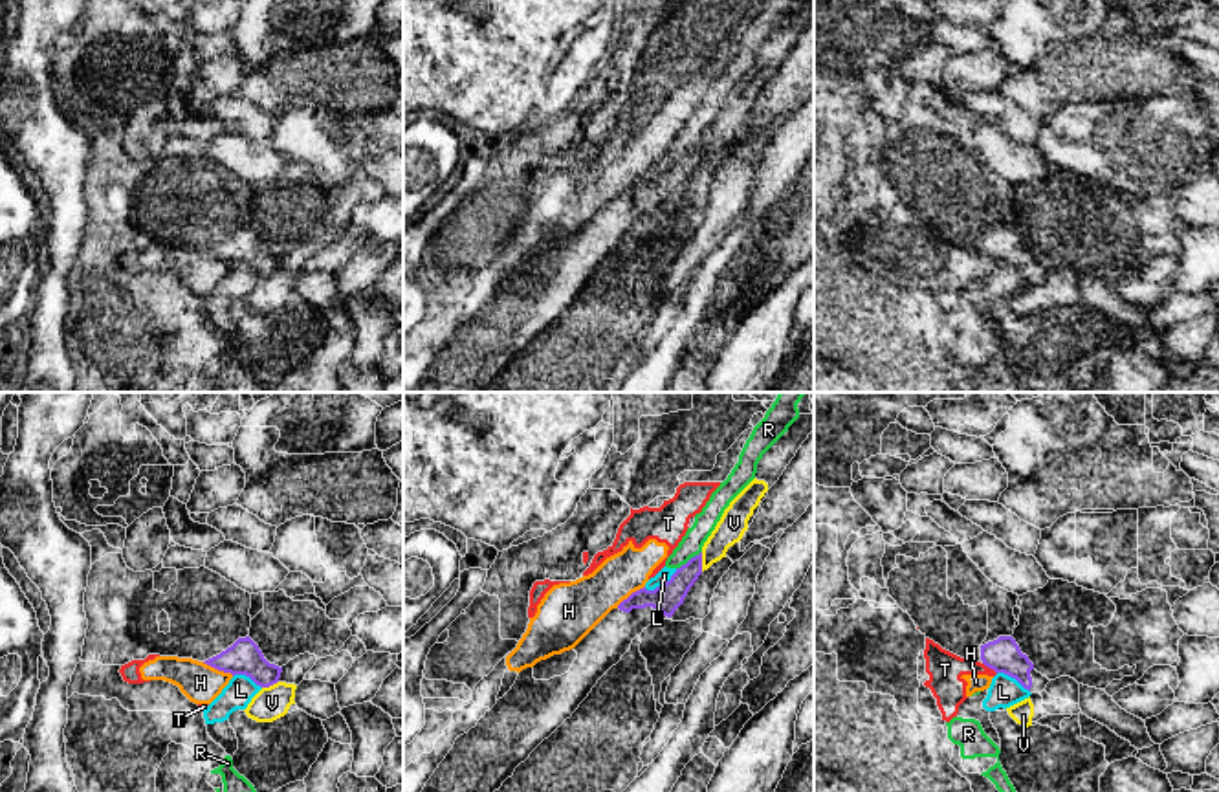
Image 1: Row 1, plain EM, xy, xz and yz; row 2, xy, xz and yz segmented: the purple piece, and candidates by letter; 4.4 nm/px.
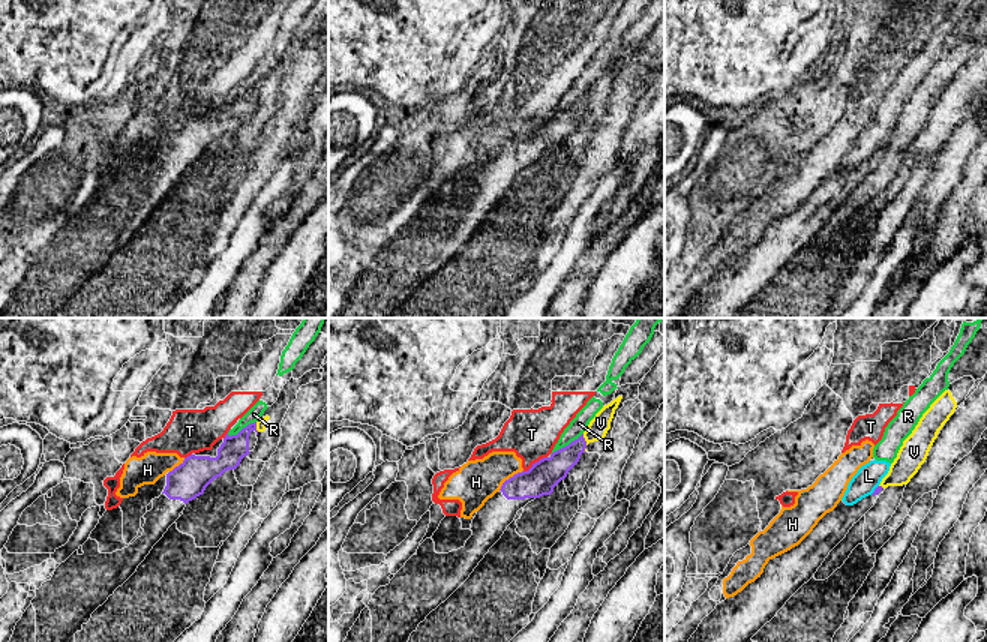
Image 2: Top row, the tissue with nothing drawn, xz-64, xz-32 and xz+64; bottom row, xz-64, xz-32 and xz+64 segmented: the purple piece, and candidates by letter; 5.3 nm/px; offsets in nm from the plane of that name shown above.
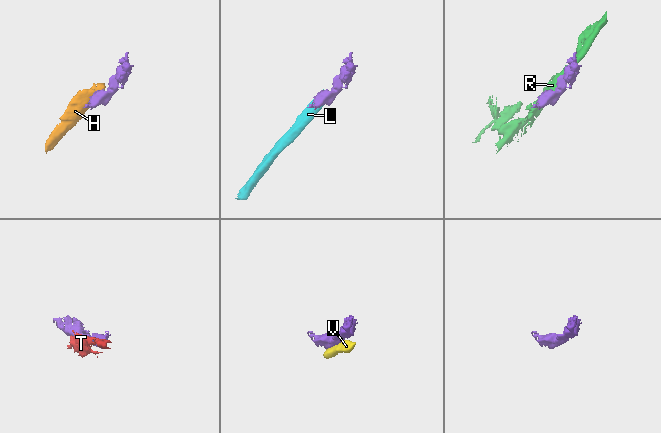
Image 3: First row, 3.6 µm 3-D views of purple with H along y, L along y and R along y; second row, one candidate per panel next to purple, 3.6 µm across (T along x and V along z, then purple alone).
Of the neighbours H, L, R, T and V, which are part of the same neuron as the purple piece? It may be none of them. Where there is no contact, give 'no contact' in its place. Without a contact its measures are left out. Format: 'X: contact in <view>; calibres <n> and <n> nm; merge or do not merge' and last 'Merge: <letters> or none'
H: contact in xy; calibres 150 and 170 nm; do not merge
L: contact in xz; calibres 120 and 60 nm; do not merge
R: contact in xz; calibres 120 and 100 nm; do not merge
T: contact in yz; calibres 160 and 150 nm; do not merge
V: contact in xz; calibres 120 and 120 nm; do not merge
Merge: none

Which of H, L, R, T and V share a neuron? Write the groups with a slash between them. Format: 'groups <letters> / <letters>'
groups H T / L R / V

